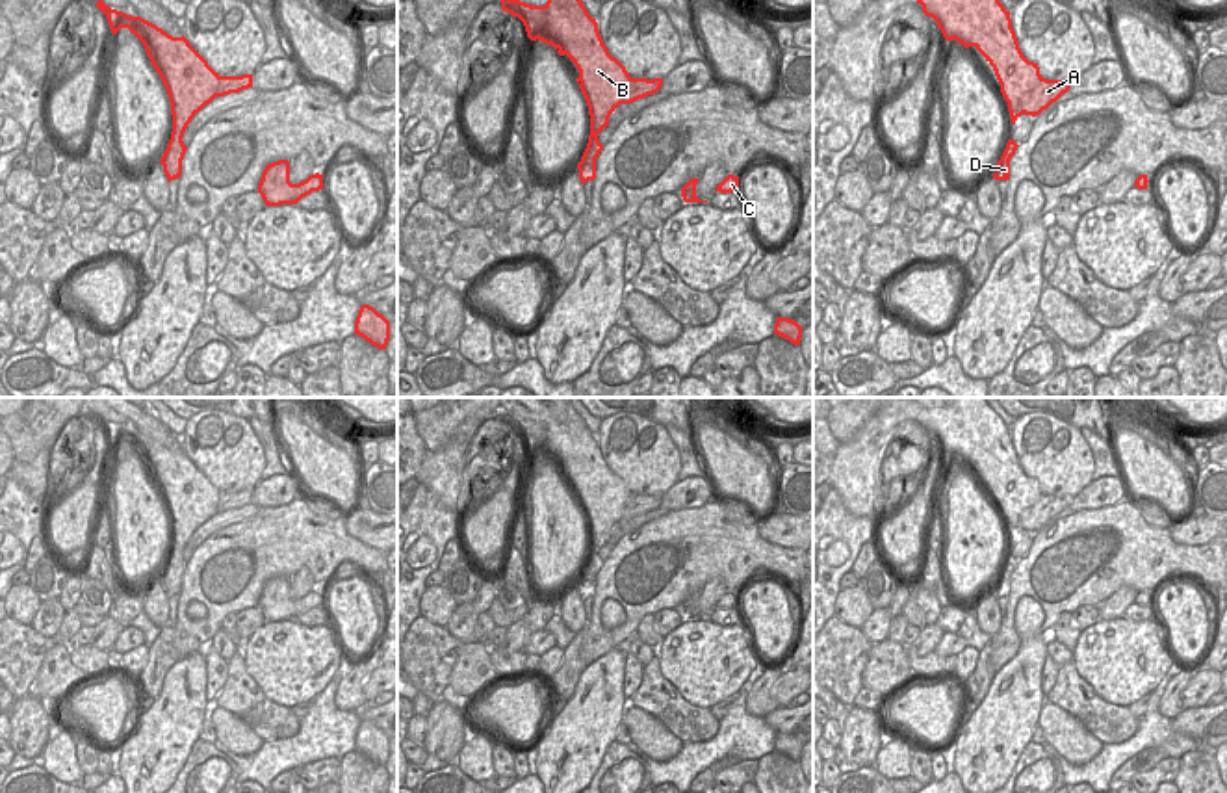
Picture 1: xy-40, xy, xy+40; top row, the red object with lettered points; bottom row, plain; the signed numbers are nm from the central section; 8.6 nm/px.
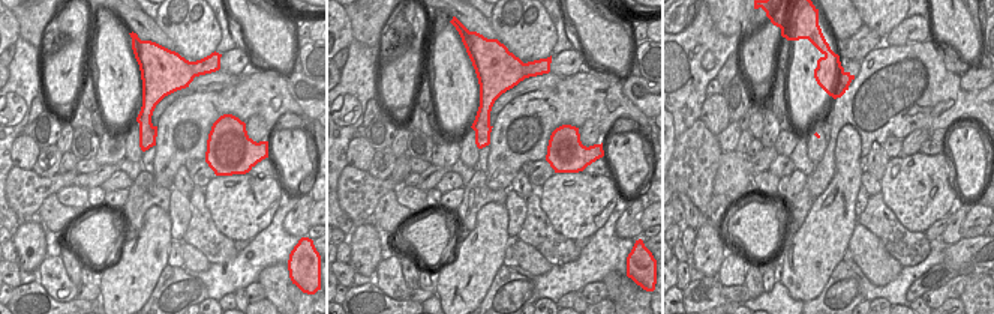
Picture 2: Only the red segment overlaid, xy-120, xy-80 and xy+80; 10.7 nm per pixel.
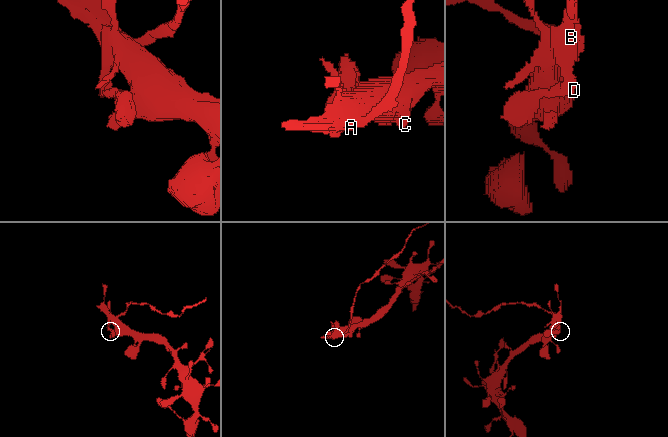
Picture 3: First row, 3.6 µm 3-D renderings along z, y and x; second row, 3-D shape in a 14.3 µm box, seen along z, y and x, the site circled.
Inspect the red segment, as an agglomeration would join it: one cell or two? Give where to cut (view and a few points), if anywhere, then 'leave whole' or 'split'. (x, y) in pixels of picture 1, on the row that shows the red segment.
cut in xy+40 along (1044, 78), (1021, 99), (1021, 112); split

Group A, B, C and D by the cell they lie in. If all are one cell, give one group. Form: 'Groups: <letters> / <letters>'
Groups: A / B C D.

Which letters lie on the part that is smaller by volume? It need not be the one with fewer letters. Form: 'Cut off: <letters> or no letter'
Cut off: A

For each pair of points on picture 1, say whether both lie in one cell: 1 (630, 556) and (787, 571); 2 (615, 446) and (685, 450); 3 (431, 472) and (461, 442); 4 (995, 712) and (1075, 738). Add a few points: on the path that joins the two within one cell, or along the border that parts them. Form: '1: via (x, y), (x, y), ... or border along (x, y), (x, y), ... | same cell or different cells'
1: via (669, 556), (749, 556) | same cell
2: border along (665, 424), (678, 454), (678, 480) | different cells
3: via (439, 465), (453, 450) | same cell
4: border along (1046, 702), (1036, 723) | different cells

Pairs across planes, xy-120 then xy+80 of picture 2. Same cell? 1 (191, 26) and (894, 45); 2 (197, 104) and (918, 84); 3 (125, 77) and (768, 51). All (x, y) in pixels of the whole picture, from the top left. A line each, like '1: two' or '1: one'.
1: two
2: one
3: two

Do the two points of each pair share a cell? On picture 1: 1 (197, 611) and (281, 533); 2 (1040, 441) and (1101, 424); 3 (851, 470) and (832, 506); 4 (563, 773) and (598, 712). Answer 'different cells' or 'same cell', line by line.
1: different cells
2: same cell
3: different cells
4: same cell

